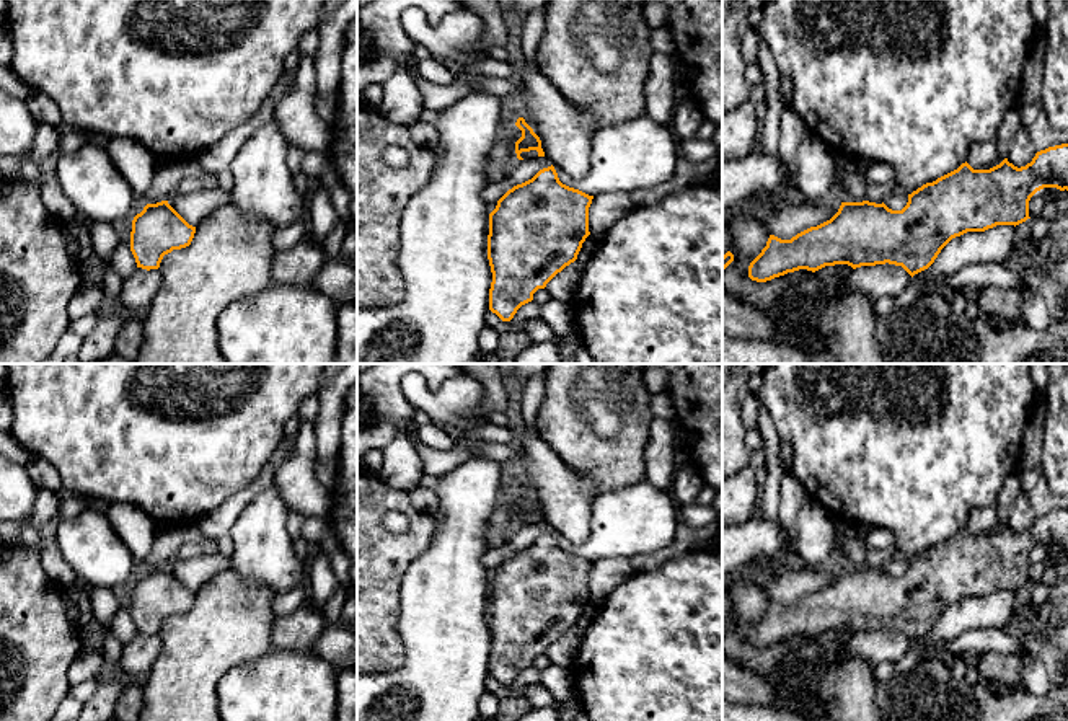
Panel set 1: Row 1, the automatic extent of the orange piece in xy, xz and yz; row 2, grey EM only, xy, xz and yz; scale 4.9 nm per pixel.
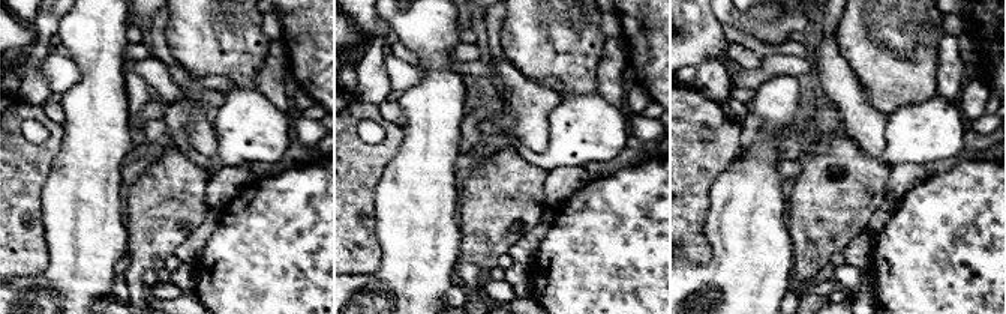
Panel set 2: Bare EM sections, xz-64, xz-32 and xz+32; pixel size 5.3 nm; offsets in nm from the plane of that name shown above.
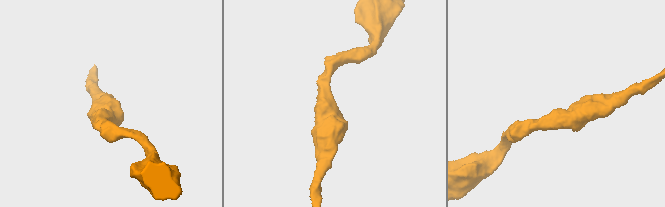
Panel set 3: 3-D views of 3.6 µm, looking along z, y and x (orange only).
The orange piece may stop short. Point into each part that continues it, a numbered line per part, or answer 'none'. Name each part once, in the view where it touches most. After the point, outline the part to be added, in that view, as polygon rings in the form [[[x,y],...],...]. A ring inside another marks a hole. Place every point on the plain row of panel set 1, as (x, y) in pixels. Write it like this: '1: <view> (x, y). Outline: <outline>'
none

